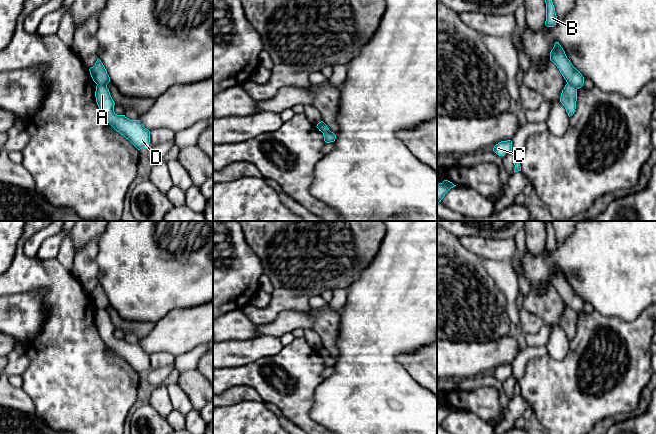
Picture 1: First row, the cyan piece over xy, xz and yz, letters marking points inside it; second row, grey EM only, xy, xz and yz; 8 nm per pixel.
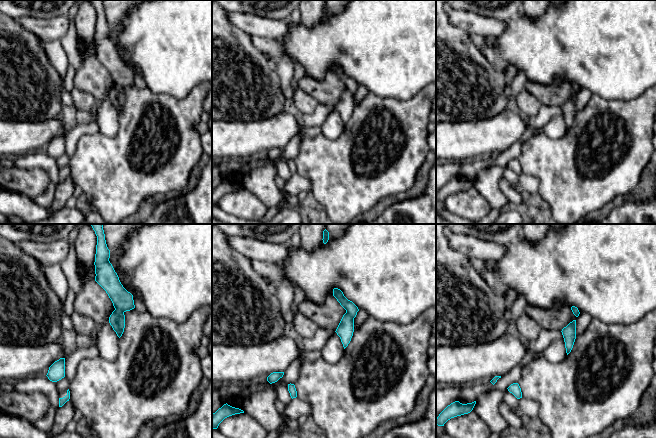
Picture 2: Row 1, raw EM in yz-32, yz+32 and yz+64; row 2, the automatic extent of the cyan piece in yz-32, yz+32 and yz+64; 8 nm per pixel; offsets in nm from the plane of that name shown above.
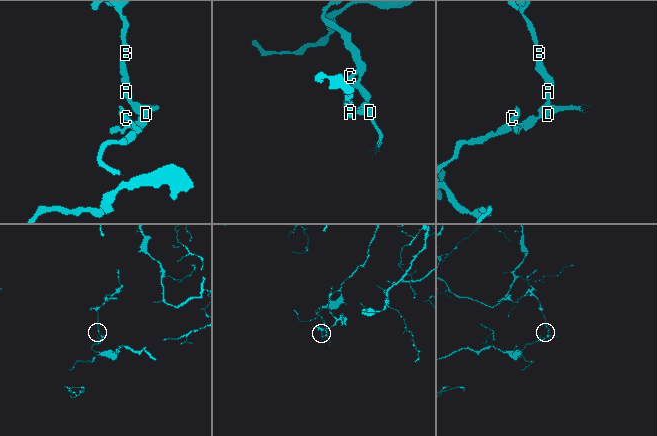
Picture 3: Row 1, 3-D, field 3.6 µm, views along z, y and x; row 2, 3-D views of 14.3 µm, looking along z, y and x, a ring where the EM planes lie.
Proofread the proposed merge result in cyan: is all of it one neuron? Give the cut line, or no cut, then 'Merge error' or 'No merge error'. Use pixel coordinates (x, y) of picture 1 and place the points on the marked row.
Split along xy (97, 84), (106, 86). Merge error

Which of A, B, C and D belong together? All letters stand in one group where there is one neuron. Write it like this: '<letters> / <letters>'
A C D / B

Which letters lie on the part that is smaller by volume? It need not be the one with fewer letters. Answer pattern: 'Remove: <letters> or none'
Remove: B

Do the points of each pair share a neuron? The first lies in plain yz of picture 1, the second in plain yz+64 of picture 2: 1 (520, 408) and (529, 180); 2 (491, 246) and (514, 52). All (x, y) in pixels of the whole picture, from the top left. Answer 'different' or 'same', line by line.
1: same
2: different

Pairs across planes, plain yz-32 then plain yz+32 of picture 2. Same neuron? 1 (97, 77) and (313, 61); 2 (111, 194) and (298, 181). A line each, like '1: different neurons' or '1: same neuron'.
1: different neurons
2: different neurons

